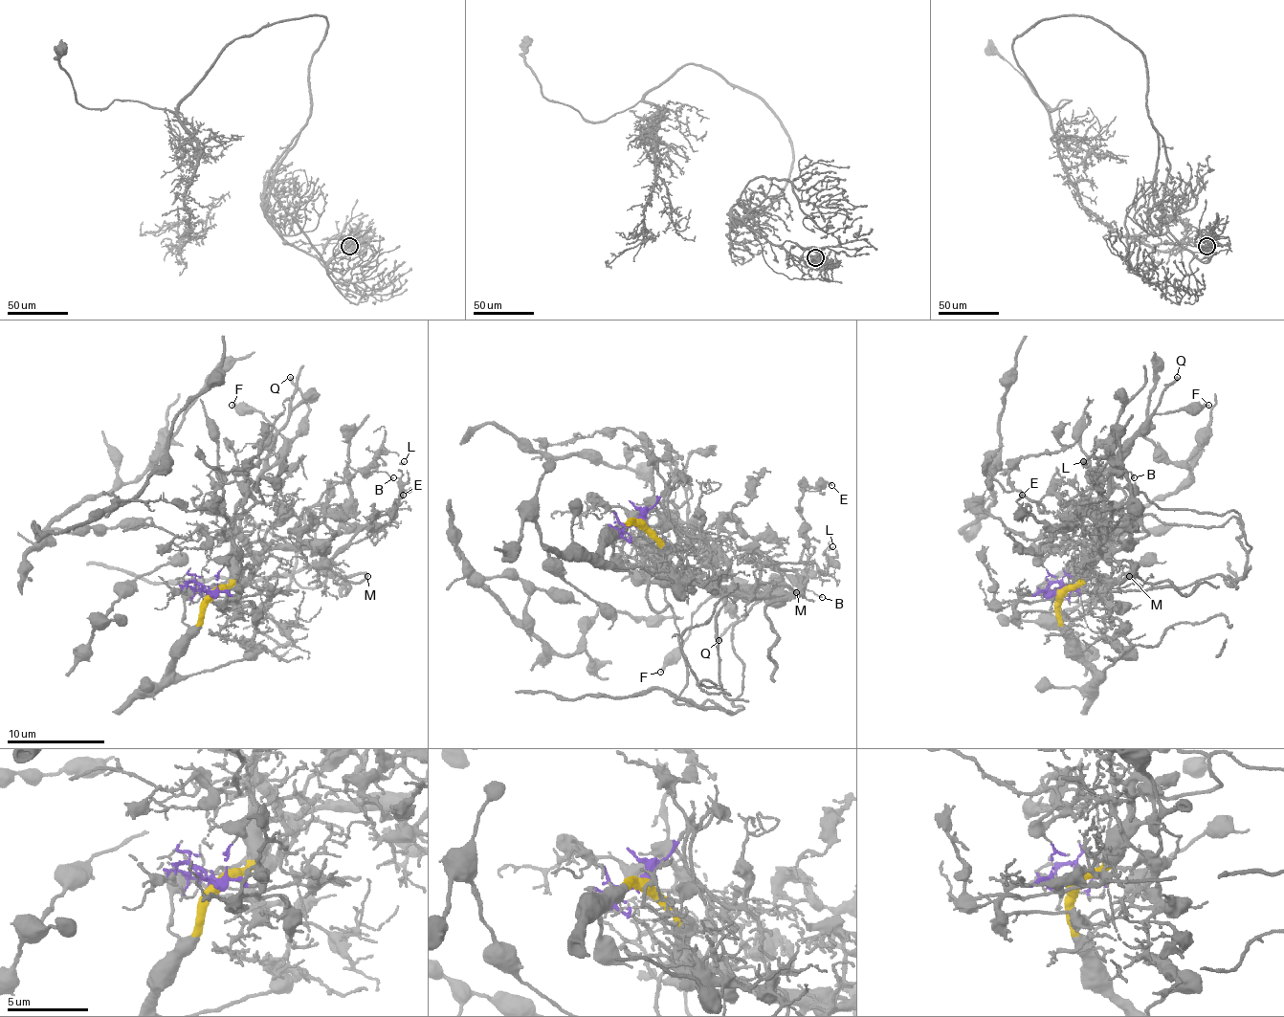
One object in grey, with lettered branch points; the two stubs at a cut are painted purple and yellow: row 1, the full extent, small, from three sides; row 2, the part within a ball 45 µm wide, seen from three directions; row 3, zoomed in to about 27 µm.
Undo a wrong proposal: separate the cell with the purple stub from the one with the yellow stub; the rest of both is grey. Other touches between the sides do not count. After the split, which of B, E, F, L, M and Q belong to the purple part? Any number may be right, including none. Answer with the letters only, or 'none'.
B, E, L, M

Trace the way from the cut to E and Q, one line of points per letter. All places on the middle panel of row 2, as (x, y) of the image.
E: (638, 522), (665, 485), (665, 513), (690, 535), (736, 532), (781, 569), (806, 544), (803, 493), (832, 485)
Q: (638, 522), (660, 544), (660, 557), (665, 564), (675, 571), (690, 571), (736, 616), (719, 640)

